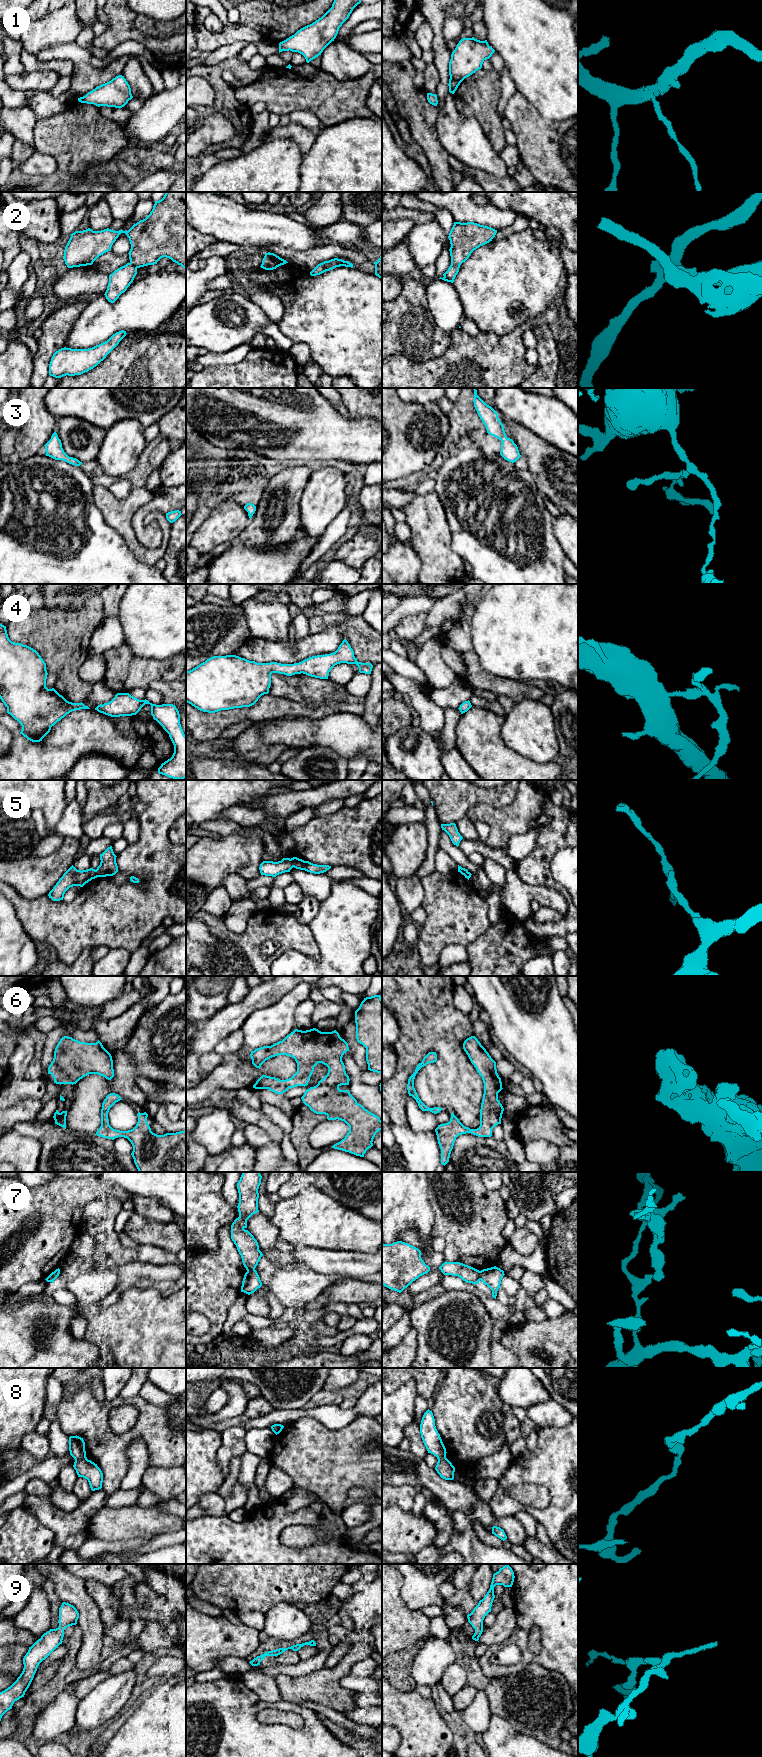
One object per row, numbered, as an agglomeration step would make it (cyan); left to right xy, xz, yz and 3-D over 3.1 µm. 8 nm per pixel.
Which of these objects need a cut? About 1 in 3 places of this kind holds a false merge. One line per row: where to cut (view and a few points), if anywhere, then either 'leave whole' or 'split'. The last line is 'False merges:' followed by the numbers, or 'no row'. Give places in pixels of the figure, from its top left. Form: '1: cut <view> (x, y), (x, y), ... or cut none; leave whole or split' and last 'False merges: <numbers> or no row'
1: cut none; leave whole
2: cut xz (328, 261), (324, 271); split
3: cut none; leave whole
4: cut none; leave whole
5: cut xz (290, 859), (293, 866); split
6: cut none; leave whole
7: cut yz (480, 1271), (479, 1279); split
8: cut xy (85, 1456), (75, 1460); split
9: cut none; leave whole
False merges: 2, 5, 7, 8

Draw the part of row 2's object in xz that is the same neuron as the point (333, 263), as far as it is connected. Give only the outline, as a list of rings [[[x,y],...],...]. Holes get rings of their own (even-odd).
[[[334,258],[328,261],[328,264],[325,268],[325,272],[326,271],[330,271],[336,267],[340,267],[340,266],[345,266],[345,267],[351,267],[353,268],[353,264],[348,262],[348,261],[344,261],[342,259],[338,259],[338,258]]]

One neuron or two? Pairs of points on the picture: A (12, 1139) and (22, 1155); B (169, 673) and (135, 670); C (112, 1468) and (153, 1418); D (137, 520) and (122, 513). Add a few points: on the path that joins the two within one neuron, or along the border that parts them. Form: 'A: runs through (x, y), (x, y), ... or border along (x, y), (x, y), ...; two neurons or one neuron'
A: runs through (12, 1143), (18, 1151); one neuron
B: runs through (161, 670), (143, 670); one neuron
C: runs through (112, 1454), (131, 1434), (139, 1430); one neuron
D: border along (149, 501), (132, 518), (138, 540); two neurons

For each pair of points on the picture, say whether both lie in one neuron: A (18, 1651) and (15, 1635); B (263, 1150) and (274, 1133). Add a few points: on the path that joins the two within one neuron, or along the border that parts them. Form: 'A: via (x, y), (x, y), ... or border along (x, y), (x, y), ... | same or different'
A: border along (10, 1644), (23, 1644), (28, 1647) | different
B: border along (251, 1124), (260, 1127), (273, 1140), (279, 1143) | different

